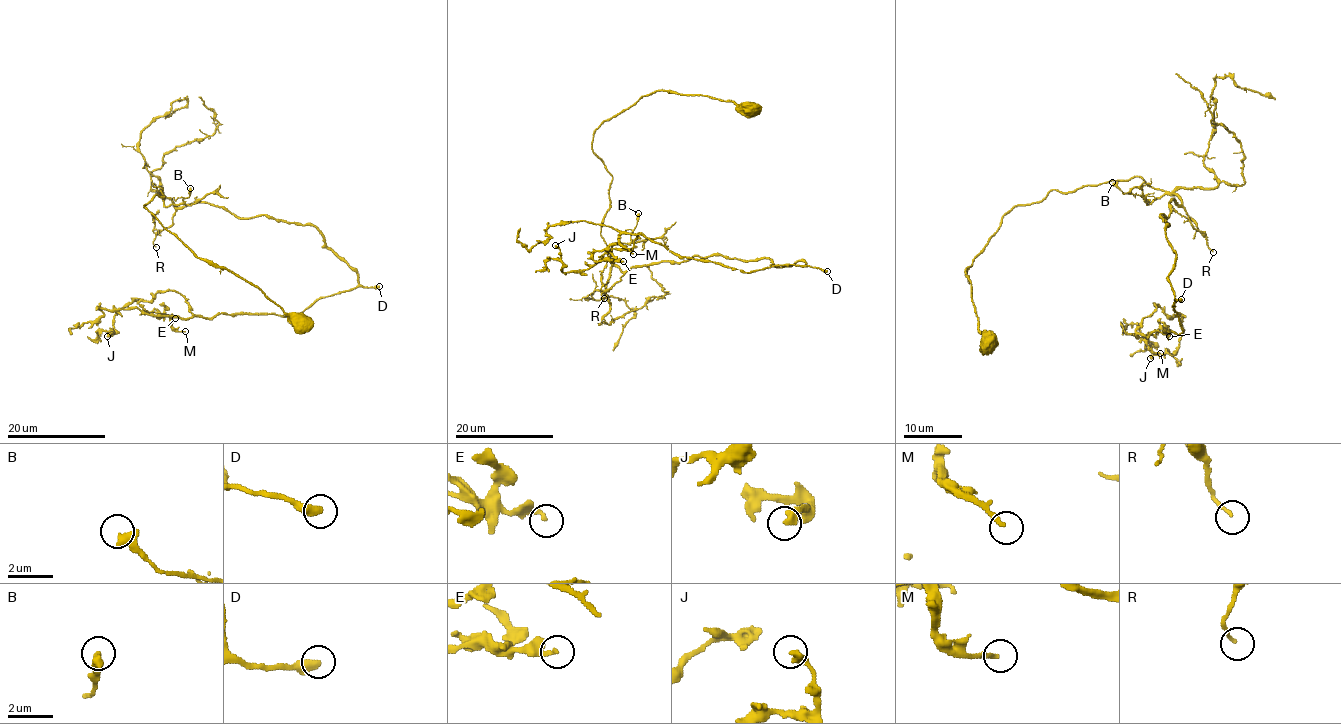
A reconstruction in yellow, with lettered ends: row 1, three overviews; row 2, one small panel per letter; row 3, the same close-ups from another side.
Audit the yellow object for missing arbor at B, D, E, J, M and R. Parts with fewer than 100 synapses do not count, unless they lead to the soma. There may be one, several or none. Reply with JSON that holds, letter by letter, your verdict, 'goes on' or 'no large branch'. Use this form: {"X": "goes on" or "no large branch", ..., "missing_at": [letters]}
{"B": "no large branch", "D": "goes on", "E": "no large branch", "J": "no large branch", "M": "no large branch", "R": "no large branch", "missing_at": ["D"]}

